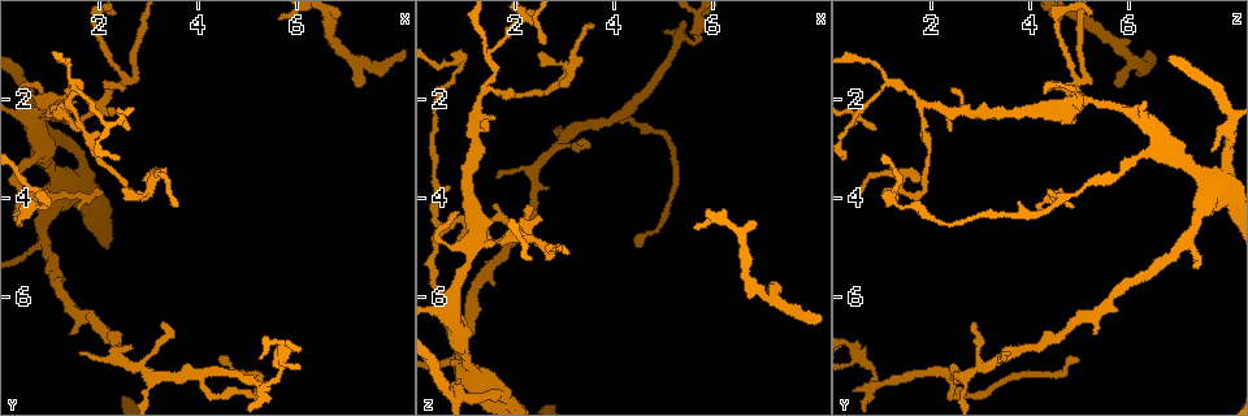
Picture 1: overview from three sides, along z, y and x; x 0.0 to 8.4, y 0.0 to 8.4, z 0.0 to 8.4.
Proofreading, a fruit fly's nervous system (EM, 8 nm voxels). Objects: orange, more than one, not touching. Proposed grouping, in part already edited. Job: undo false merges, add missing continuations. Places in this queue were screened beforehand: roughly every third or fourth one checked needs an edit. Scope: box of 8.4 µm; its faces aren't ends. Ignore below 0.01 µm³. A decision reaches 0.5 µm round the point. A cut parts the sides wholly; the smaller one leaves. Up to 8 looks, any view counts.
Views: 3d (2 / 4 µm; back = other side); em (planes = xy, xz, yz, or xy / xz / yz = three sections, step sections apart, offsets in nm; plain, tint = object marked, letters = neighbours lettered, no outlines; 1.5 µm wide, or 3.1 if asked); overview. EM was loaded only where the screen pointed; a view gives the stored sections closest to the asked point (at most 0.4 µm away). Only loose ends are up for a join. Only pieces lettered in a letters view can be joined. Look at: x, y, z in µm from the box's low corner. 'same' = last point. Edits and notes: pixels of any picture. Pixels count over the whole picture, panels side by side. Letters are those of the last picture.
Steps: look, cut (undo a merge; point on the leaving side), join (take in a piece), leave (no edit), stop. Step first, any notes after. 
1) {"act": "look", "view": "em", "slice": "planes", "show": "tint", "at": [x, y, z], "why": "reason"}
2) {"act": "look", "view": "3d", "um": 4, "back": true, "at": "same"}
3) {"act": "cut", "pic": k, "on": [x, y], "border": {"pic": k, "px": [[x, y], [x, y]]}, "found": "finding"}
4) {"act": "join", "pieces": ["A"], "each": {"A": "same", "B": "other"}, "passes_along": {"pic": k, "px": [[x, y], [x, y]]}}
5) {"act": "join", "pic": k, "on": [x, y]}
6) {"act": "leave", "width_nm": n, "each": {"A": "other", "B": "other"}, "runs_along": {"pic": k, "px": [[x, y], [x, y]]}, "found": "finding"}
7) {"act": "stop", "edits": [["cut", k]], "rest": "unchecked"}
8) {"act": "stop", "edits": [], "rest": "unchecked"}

{"act": "look", "view": "3d", "um": 2, "at": [0.90, 3.05, 7.70], "why": "free end"}

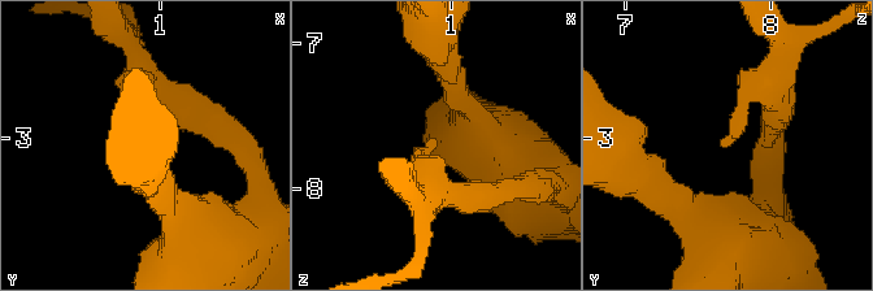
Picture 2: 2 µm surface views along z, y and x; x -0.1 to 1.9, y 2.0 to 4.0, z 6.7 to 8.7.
{"act": "look", "view": "em", "slice": "planes", "show": "plain", "at": [0.90, 3.06, 7.64], "why": "need the tissue"}

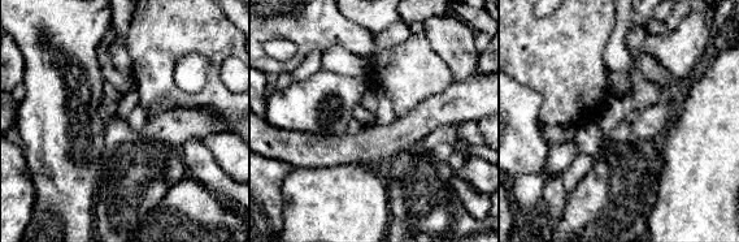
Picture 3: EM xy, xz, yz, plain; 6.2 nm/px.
{"act": "look", "view": "em", "slice": "planes", "show": "letters", "at": "same"}

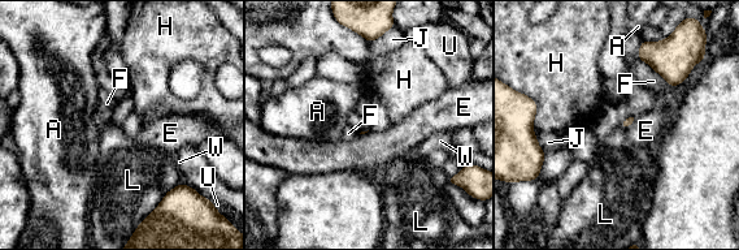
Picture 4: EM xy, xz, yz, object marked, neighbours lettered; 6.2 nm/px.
{"act": "leave", "each": {"A": "other", "E": "other", "F": "other", "H": "other", "J": "other", "L": "other", "U": "other", "W": "other"}, "border": {"pic": 4, "px": [[181, 182], [172, 188], [148, 214]]}, "found": "no lettered piece goes on from it"}

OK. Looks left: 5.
{"act": "look", "view": "em", "slice": "planes", "show": "tint", "at": [4.55, 7.30, 5.00], "why": "end of a long branch"}

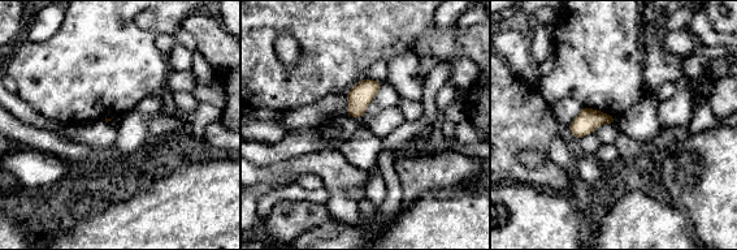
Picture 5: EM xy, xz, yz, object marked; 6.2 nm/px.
{"act": "look", "view": "em", "slice": "planes", "show": "letters", "at": "same", "why": "see the neighbours"}

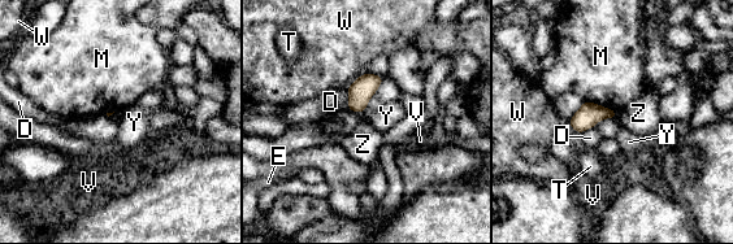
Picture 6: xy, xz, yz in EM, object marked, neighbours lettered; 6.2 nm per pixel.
{"act": "leave", "each": {"D": "other", "E": "other", "M": "other", "T": "other", "V": "other", "W": "other", "Y": "other", "Z": "other"}, "border": {"pic": 6, "px": [[617, 112], [615, 117]]}, "found": "no lettered piece goes on from it"}

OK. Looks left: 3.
{"act": "look", "view": "em", "slice": "xz", "step": 4, "show": "tint", "at": [4.05, 7.65, 2.45], "why": "narrows sharply"}

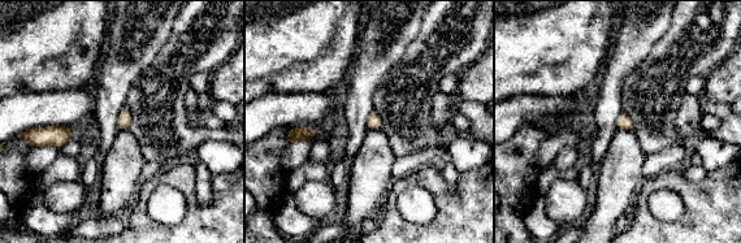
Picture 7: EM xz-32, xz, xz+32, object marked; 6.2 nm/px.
{"act": "look", "view": "em", "slice": "planes", "show": "letters", "at": "same", "why": "cut it another way"}

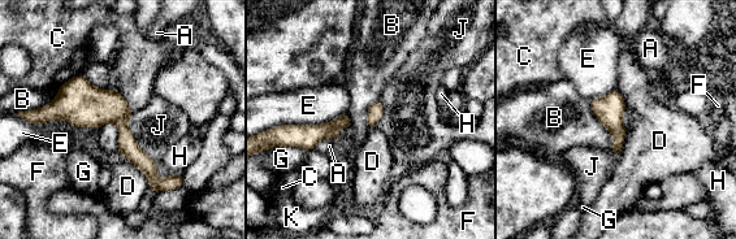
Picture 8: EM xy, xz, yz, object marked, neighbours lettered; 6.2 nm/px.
{"act": "leave", "each": {"A": "other", "B": "other", "C": "other", "D": "other", "E": "other", "F": "other", "G": "other", "H": "other", "J": "other", "K": "other"}, "border": {"pic": 8, "px": [[131, 113], [133, 138], [157, 163]]}, "found": "continuous, no second neuron"}

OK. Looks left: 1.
{"act": "stop", "edits": [], "rest": "unchecked"}

